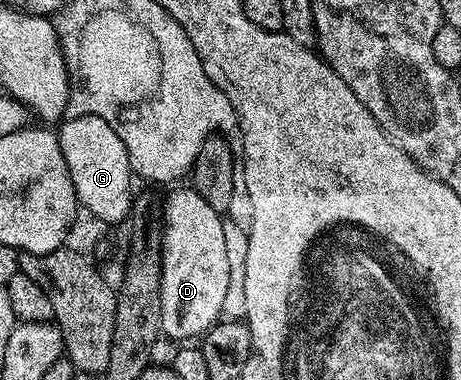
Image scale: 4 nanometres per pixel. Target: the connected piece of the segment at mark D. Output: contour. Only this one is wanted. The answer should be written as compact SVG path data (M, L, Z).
M173 187L163 201L163 247L161 248L161 332L167 338L173 341L181 341L177 343L189 343L194 339L200 338L213 325L217 324L222 316L221 308L223 307L223 299L227 296L227 279L231 279L231 271L227 271L227 251L223 240L223 217L222 214L216 213L210 205L203 199L203 195L199 195L191 187L185 189L177 189L181 187Z

